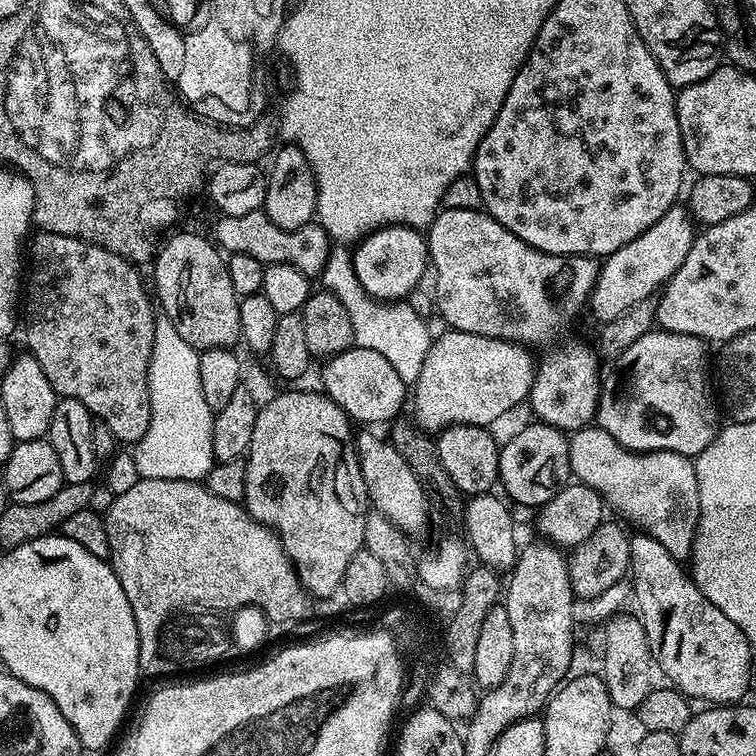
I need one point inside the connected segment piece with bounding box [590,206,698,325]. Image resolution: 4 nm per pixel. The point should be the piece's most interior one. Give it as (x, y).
(638, 271)

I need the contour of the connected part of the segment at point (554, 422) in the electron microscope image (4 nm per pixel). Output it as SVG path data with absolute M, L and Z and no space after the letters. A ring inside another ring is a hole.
M568 344L548 352L539 361L536 377L527 398L532 412L541 424L558 428L565 434L589 427L596 415L602 381L602 370L596 365L598 356L591 347L584 344Z

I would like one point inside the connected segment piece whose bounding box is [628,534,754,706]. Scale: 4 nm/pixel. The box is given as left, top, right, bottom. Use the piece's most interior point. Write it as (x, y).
(704, 656)

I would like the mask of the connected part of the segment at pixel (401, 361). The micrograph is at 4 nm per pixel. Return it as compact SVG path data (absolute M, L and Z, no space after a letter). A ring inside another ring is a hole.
M329 247L326 266L320 275L321 287L327 292L334 293L345 307L354 331L354 346L377 351L394 366L394 370L405 383L415 383L434 339L429 334L428 323L425 317L420 316L406 302L385 302L373 299L363 289L357 274L354 273L352 255L353 253L347 247Z

